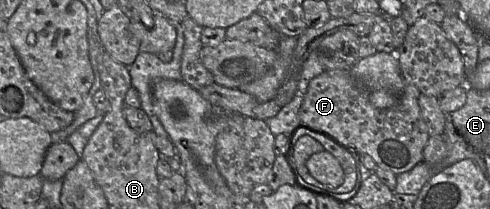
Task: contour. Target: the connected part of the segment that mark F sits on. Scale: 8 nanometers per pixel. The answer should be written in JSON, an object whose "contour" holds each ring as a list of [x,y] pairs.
{"contour":[[[327,70],[311,80],[304,95],[299,118],[305,127],[314,131],[329,133],[353,151],[370,155],[379,167],[398,175],[423,162],[423,151],[430,138],[419,106],[420,95],[421,91],[418,87],[412,83],[406,83],[394,106],[388,109],[379,109],[373,106],[368,90],[352,77],[349,70]]]}

